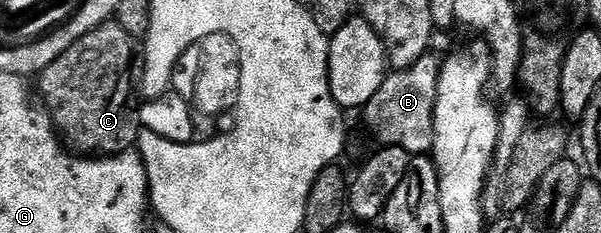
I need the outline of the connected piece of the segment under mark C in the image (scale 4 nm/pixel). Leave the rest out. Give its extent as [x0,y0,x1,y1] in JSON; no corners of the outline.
[40,24,140,156]

